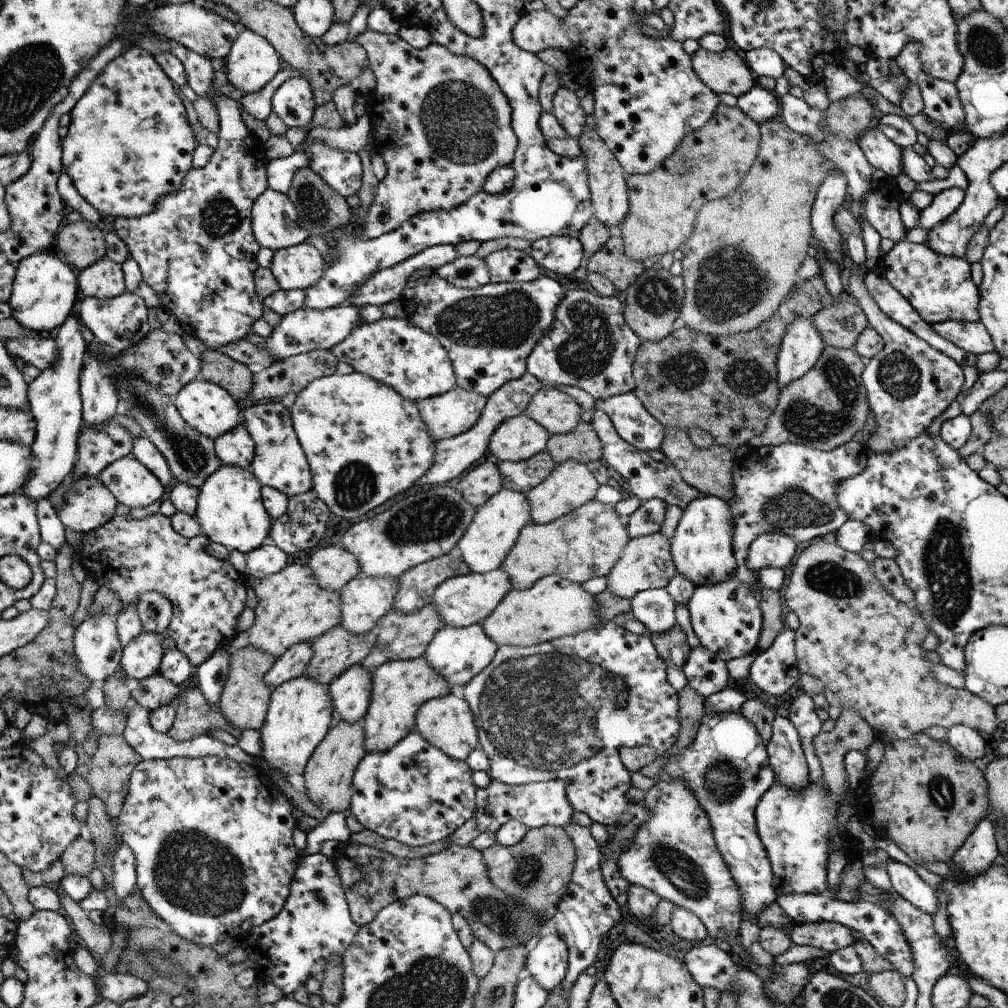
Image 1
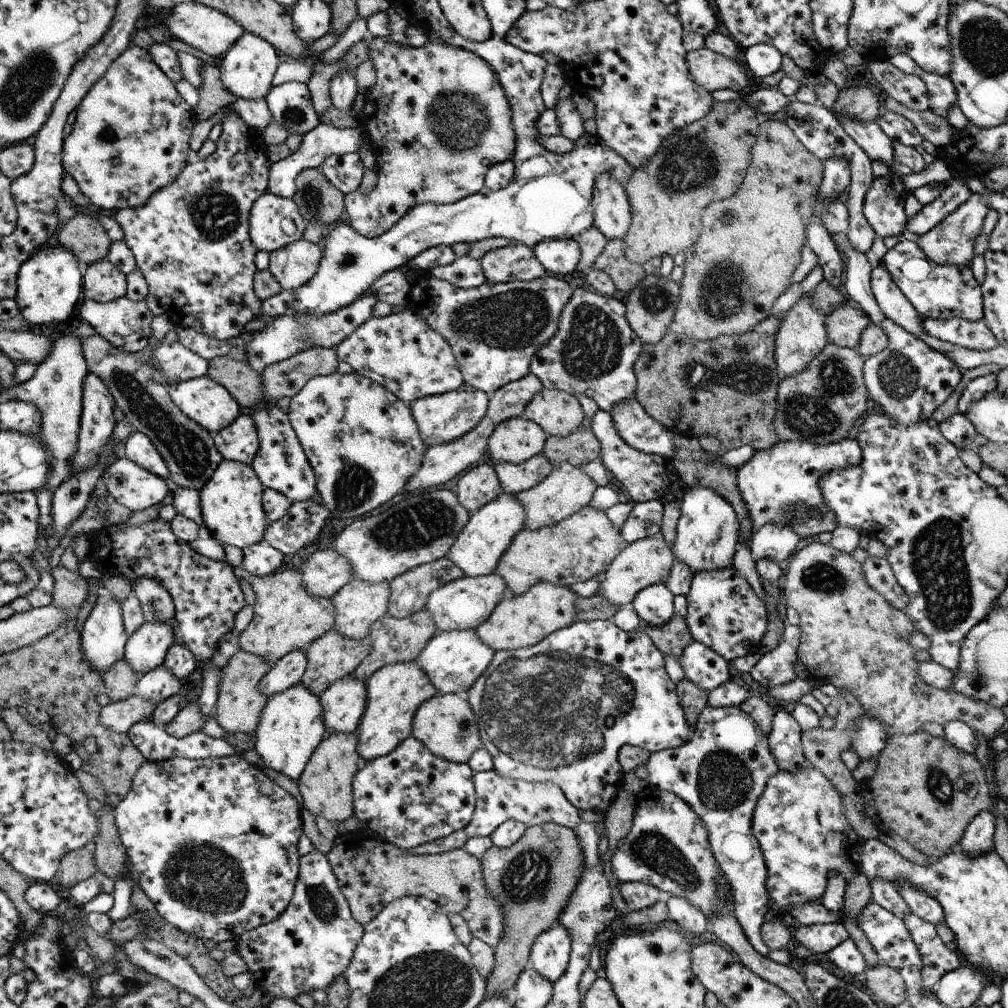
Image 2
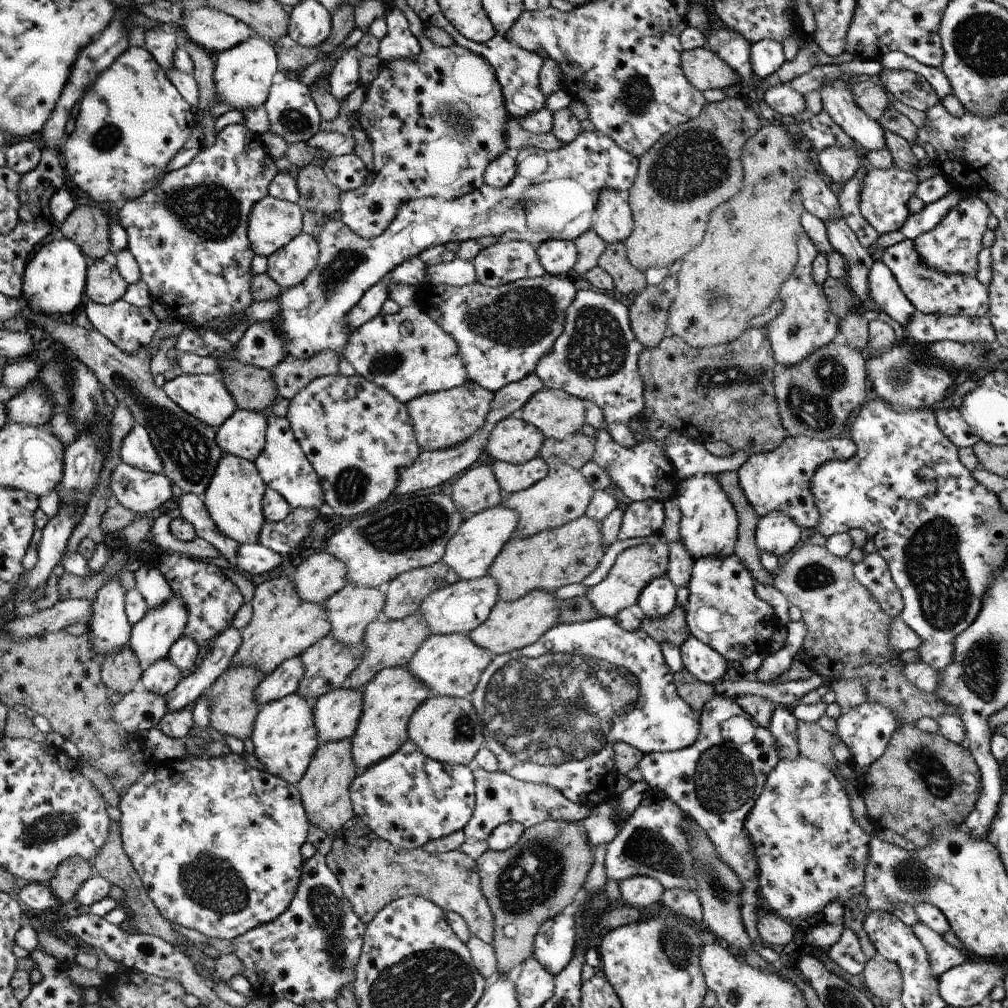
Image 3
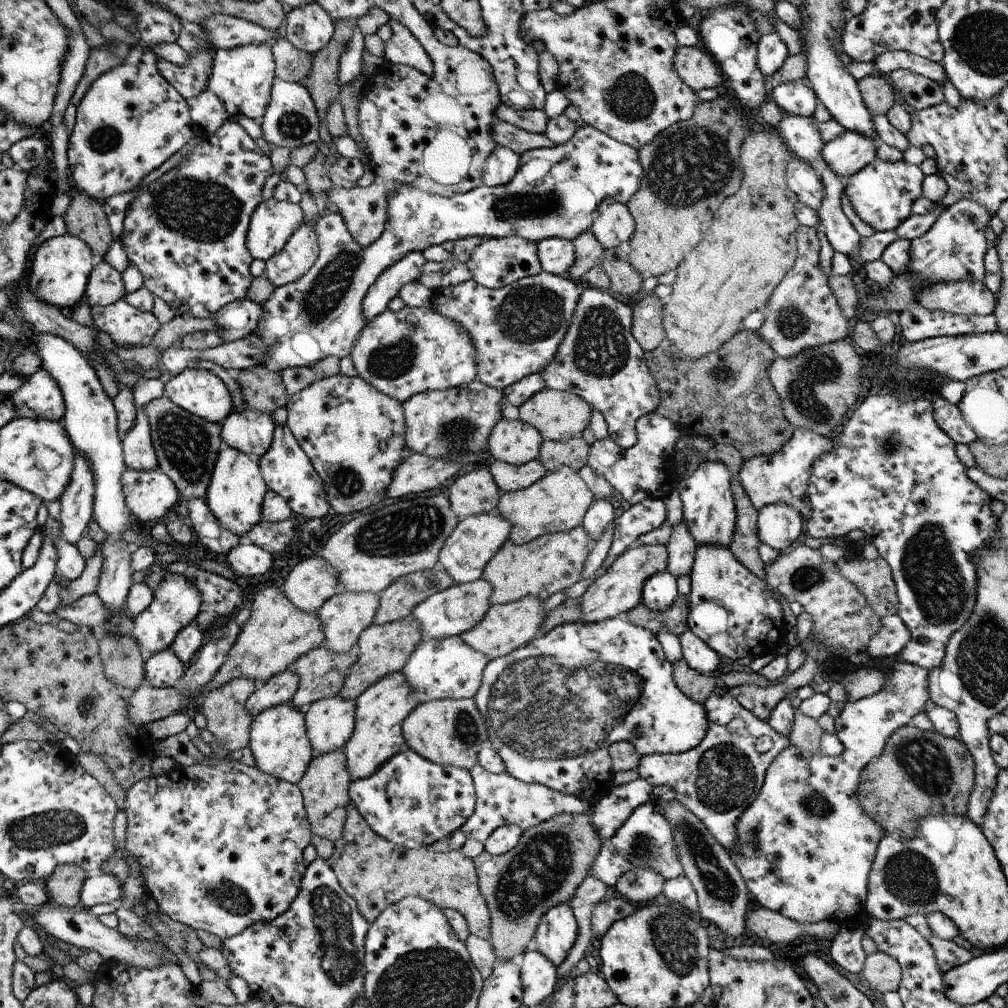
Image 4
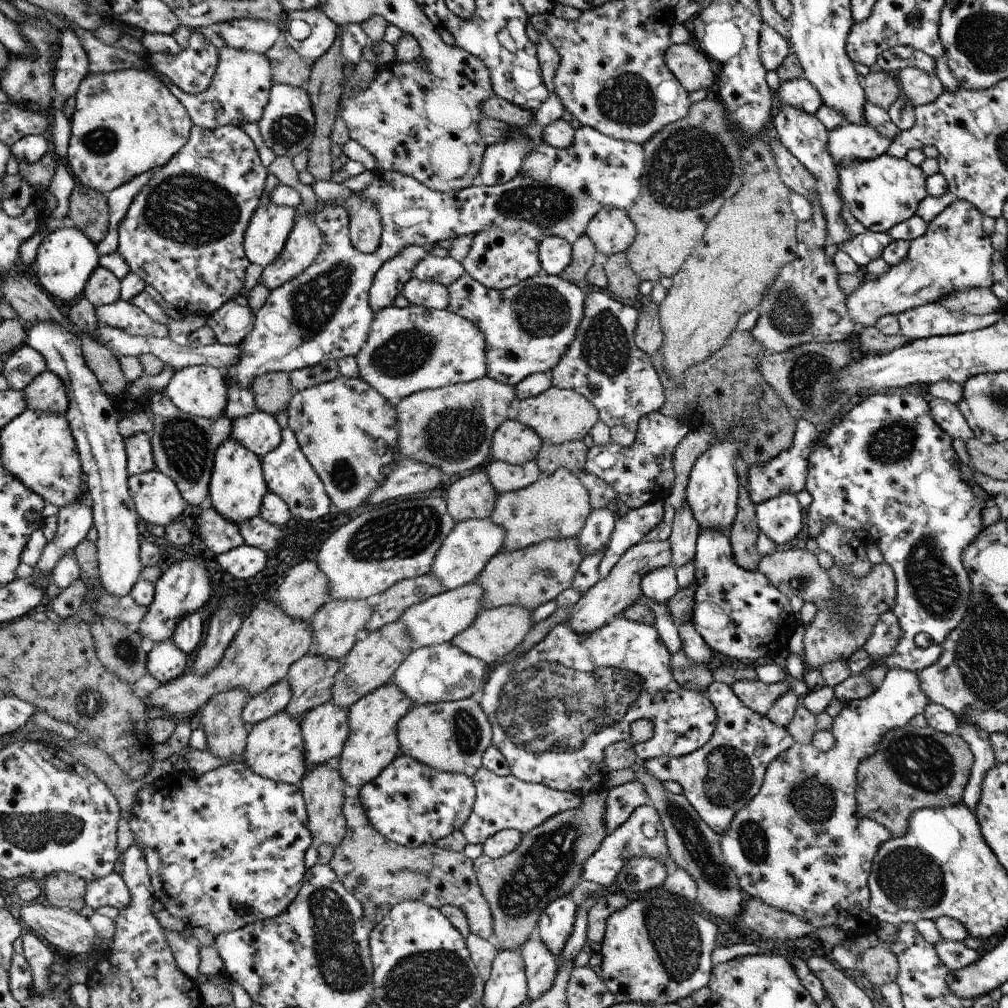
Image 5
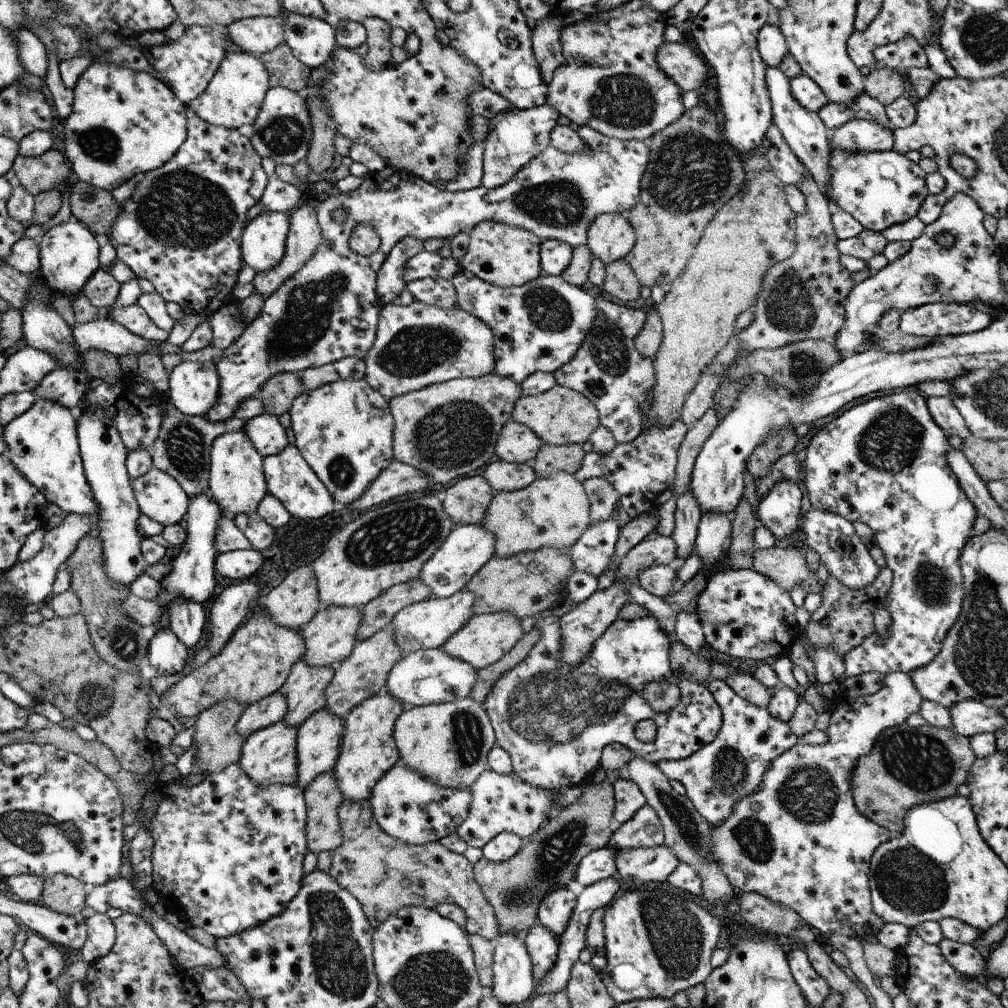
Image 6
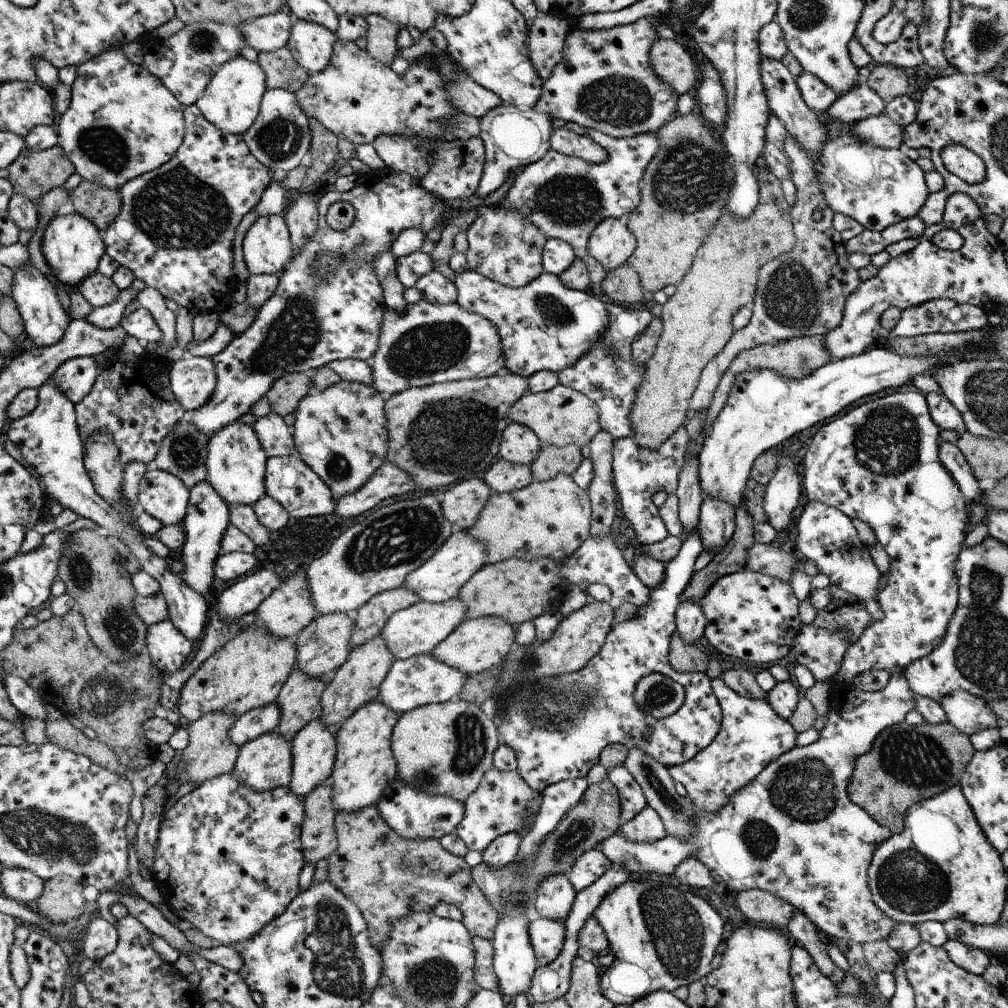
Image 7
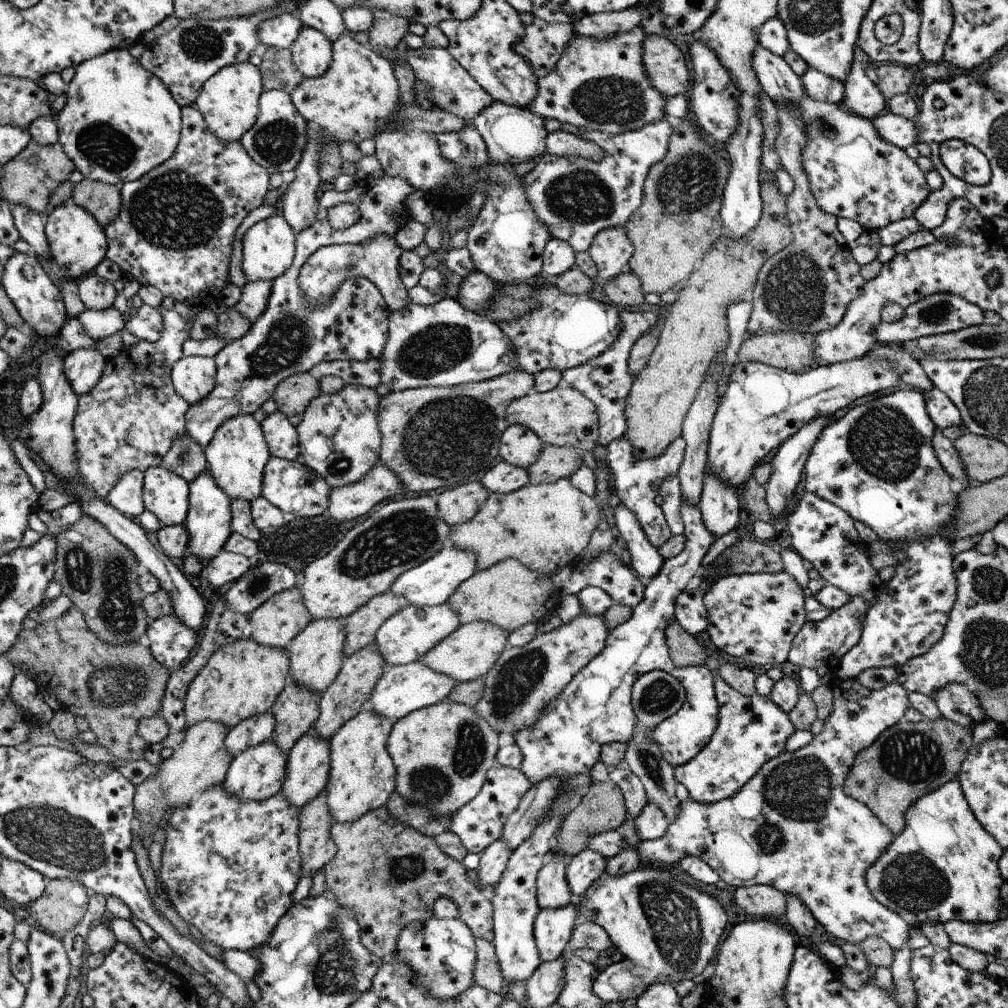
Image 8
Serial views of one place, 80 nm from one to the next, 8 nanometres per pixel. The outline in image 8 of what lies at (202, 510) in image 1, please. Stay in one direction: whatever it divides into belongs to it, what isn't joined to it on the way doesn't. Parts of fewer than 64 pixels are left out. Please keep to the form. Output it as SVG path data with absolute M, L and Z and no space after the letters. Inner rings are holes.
M244 414L230 418L205 448L207 467L214 476L214 482L220 484L220 488L232 501L242 498L251 502L264 493L264 473L272 456L262 424L252 415Z

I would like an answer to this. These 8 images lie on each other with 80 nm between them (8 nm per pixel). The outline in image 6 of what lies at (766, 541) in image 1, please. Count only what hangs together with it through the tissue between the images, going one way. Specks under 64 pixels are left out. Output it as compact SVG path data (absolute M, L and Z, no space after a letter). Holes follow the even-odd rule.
M792 481L775 484L772 490L759 502L757 518L776 539L786 538L796 532L802 520L802 490Z

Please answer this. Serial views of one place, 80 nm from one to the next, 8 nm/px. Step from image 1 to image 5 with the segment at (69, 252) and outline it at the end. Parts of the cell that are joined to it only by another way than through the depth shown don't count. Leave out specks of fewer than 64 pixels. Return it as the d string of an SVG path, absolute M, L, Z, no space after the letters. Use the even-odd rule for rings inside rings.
M80 182L69 196L67 216L95 244L100 244L109 234L106 198Z

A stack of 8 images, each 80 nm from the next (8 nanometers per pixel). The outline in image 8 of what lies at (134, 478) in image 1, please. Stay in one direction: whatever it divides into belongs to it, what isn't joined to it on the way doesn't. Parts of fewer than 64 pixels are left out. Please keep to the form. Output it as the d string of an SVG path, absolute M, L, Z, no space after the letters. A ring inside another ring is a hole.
M164 467L143 472L145 508L164 525L183 525L189 516L189 484Z

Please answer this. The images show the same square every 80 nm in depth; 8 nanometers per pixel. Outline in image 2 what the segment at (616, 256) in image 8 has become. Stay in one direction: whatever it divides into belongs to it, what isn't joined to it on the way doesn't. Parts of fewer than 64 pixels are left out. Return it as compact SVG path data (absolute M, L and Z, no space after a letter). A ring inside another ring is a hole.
M612 173L598 176L593 189L593 225L607 239L623 239L632 222L632 207L624 183Z

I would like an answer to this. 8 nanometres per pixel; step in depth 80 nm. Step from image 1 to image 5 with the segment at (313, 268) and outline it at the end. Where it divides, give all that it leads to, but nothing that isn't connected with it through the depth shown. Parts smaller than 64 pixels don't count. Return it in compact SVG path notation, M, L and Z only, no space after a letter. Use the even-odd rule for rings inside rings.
M303 211L284 252L274 262L263 267L261 283L273 291L304 273L317 260L323 240L324 236L317 224L314 224L314 218L308 218Z

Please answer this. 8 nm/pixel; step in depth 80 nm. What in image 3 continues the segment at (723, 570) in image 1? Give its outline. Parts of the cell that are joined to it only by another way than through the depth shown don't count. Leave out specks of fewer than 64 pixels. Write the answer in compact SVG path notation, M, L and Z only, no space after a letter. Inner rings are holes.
M711 473L682 477L677 486L681 519L679 533L683 548L694 560L714 557L724 558L733 554L738 534L739 518L725 490Z

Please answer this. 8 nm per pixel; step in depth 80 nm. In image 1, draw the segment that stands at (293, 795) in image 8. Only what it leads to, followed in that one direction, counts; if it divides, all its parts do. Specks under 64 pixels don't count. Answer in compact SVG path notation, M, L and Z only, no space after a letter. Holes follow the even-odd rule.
M362 663L352 665L329 684L333 698L335 722L362 722L372 704L372 671Z

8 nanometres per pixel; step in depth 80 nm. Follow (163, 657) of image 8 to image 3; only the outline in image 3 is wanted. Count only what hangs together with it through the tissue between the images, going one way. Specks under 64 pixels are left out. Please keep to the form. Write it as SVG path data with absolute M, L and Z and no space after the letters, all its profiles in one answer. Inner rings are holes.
M170 659L158 660L143 671L140 687L149 693L166 696L182 681L182 671Z

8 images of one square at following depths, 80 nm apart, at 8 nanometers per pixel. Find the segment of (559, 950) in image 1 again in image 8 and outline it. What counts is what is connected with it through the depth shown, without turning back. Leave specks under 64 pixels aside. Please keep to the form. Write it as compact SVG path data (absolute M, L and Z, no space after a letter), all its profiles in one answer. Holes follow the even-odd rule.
M552 849L537 878L538 903L541 908L558 909L574 901L568 884L566 852Z

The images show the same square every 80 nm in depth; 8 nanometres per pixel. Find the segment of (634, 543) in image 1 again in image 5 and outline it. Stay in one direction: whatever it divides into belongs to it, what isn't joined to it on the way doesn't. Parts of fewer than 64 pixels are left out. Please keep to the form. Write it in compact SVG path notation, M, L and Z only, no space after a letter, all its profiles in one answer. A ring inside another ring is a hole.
M651 541L631 546L603 579L594 583L592 588L582 594L573 606L571 617L566 624L570 625L577 633L589 633L599 629L608 621L614 620L618 614L624 613L629 606L639 602L644 593L639 581L644 578L645 574L667 567L670 562L671 548L668 541Z

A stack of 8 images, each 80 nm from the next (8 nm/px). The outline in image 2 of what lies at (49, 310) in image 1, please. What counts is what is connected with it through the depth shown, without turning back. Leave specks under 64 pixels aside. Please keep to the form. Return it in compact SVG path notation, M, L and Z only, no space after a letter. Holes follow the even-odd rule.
M56 243L42 247L22 264L18 274L14 300L21 318L37 330L44 324L64 323L80 302L83 280L82 272L78 270L78 258L72 251Z

